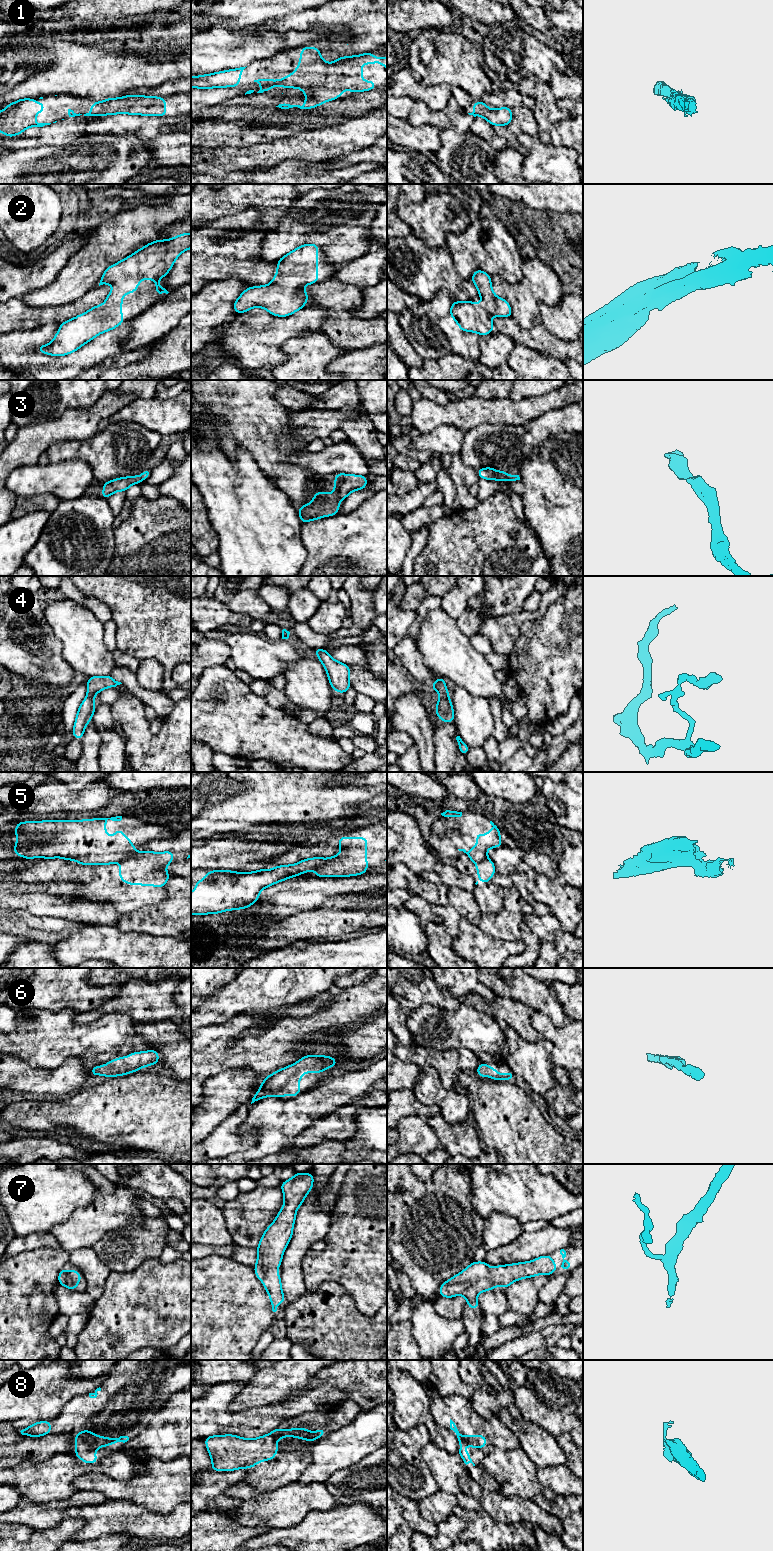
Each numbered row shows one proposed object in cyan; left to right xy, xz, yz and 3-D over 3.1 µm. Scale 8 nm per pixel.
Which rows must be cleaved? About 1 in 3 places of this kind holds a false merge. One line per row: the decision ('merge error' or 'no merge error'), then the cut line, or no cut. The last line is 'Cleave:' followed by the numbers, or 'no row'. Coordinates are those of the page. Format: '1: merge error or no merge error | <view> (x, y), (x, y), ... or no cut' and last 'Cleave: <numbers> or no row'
1: no merge error | no cut
2: no merge error | no cut
3: no merge error | no cut
4: no merge error | no cut
5: merge error | xz (327, 859), (317, 869)
6: no merge error | no cut
7: no merge error | no cut
8: no merge error | no cut
Cleave: 5

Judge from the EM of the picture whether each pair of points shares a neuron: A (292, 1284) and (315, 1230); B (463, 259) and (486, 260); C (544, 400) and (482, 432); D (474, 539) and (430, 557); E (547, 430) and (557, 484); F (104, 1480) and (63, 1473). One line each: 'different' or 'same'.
A: same
B: same
C: different
D: same
E: different
F: different

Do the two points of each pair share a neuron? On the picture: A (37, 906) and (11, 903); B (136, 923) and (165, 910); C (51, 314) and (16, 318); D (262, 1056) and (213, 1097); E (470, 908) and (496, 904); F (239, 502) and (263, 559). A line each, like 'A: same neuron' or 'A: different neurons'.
A: same neuron
B: same neuron
C: same neuron
D: different neurons
E: different neurons
F: same neuron

